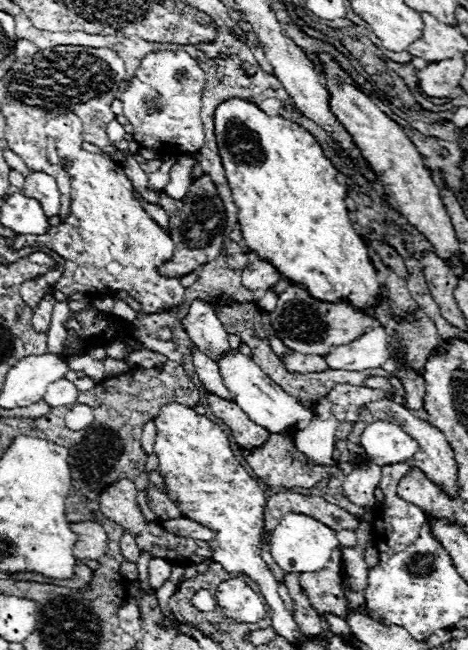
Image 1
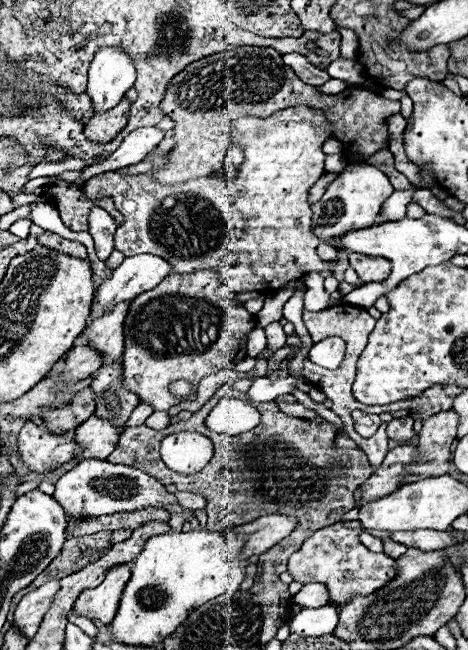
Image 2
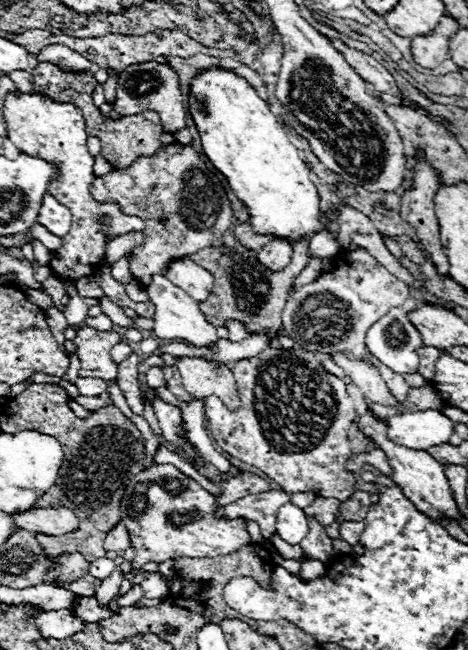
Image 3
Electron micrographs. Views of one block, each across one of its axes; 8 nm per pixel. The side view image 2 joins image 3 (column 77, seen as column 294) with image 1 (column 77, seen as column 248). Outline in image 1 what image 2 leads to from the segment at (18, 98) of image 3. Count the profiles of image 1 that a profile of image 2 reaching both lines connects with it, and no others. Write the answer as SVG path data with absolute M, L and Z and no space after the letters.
M64 114L58 118L52 118L46 124L46 134L56 140L56 152L60 158L64 158L68 164L64 166L70 176L72 186L72 202L70 202L70 216L66 222L58 226L50 226L42 235L17 235L9 248L20 250L25 247L44 246L64 260L64 272L56 282L56 288L64 292L66 296L74 292L88 292L88 294L114 294L118 290L126 290L132 294L140 304L144 314L154 314L162 308L172 308L184 302L184 288L180 286L178 278L164 278L158 274L158 266L172 258L174 244L170 236L144 212L140 202L132 194L132 182L124 174L124 168L100 154L86 152L82 148L82 122L76 114Z

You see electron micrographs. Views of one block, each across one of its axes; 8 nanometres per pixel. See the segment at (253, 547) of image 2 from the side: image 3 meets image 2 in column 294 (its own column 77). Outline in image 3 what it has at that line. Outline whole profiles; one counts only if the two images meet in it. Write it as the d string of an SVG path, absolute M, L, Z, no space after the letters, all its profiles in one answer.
M48 506L48 508L30 508L24 512L12 514L14 524L22 530L42 532L48 536L62 536L78 528L78 518L70 508Z

